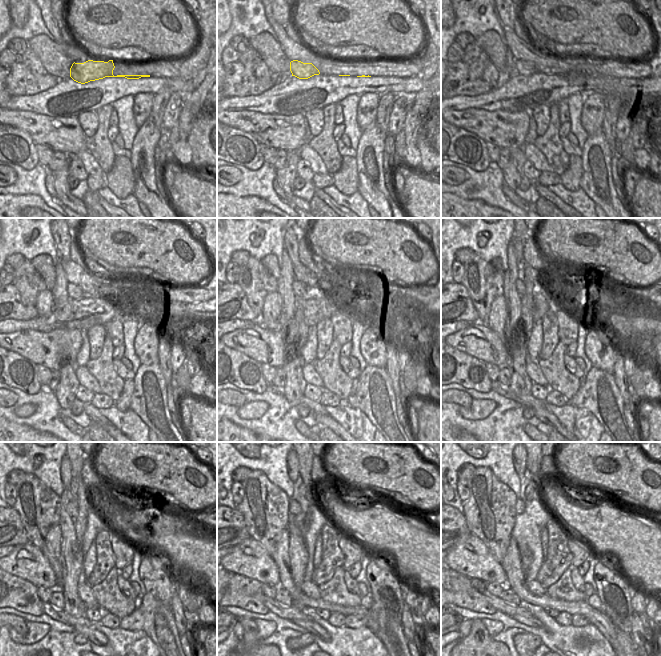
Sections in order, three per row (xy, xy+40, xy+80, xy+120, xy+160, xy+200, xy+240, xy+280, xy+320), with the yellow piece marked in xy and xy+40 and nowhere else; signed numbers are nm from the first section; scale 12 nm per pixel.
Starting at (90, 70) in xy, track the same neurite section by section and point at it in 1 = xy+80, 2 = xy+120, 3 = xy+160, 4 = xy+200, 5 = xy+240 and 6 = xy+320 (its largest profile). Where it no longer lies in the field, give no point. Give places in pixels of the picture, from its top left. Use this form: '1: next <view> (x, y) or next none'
1: next xy+80 (524, 68)
2: next xy+120 (75, 292)
3: next xy+160 (299, 289)
4: next xy+200 (520, 285)
5: next xy+240 (71, 508)
6: next xy+320 (520, 504)

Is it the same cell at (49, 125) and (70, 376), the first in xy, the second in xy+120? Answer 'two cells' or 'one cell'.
two cells

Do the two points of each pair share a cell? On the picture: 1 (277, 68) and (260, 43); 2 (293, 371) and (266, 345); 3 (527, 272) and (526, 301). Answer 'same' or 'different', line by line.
1: same
2: different
3: same

